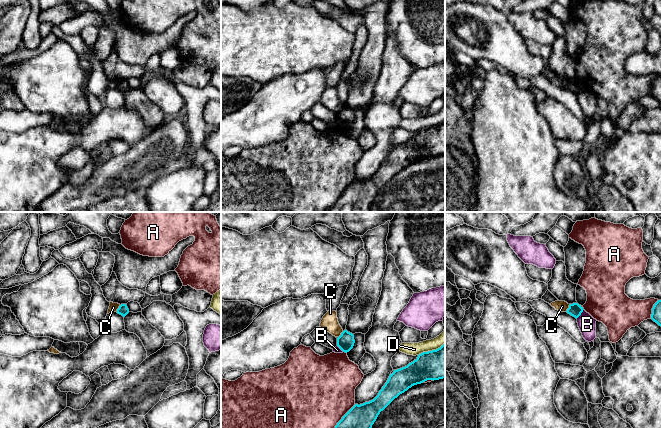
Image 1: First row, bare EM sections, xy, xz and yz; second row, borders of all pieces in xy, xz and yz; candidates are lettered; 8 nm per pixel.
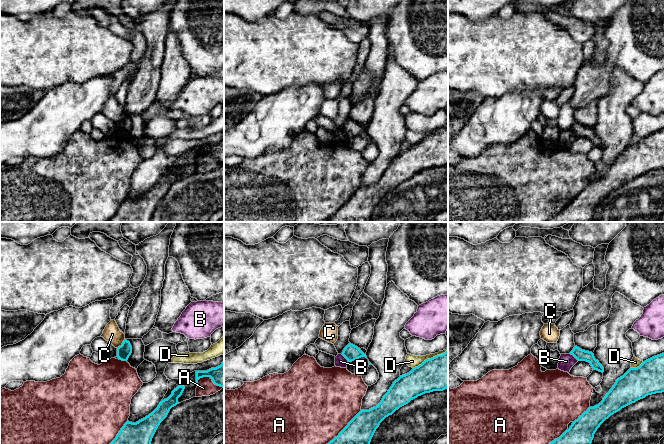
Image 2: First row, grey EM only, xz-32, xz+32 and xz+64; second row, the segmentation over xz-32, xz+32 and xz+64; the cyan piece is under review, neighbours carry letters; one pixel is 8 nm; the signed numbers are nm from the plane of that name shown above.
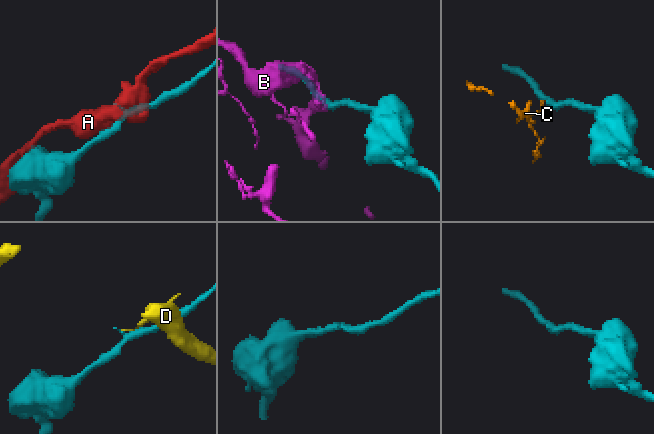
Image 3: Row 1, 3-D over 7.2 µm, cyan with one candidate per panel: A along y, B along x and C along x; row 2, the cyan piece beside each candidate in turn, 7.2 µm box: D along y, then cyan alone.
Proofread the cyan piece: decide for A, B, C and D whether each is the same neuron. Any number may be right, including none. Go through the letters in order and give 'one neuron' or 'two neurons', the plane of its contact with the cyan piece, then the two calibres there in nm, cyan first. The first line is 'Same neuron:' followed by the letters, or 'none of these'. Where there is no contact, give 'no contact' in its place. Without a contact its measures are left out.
Same neuron: none of these
A: two neurons; contact in yz; calibres 80 and 280 nm
B: two neurons; contact in yz; calibres 110 and 140 nm
C: two neurons; contact in yz; calibres 110 and 90 nm
D: two neurons; contact in xz; calibres 260 and 100 nm

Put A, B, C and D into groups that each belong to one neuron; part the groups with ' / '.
A / B / C / D

